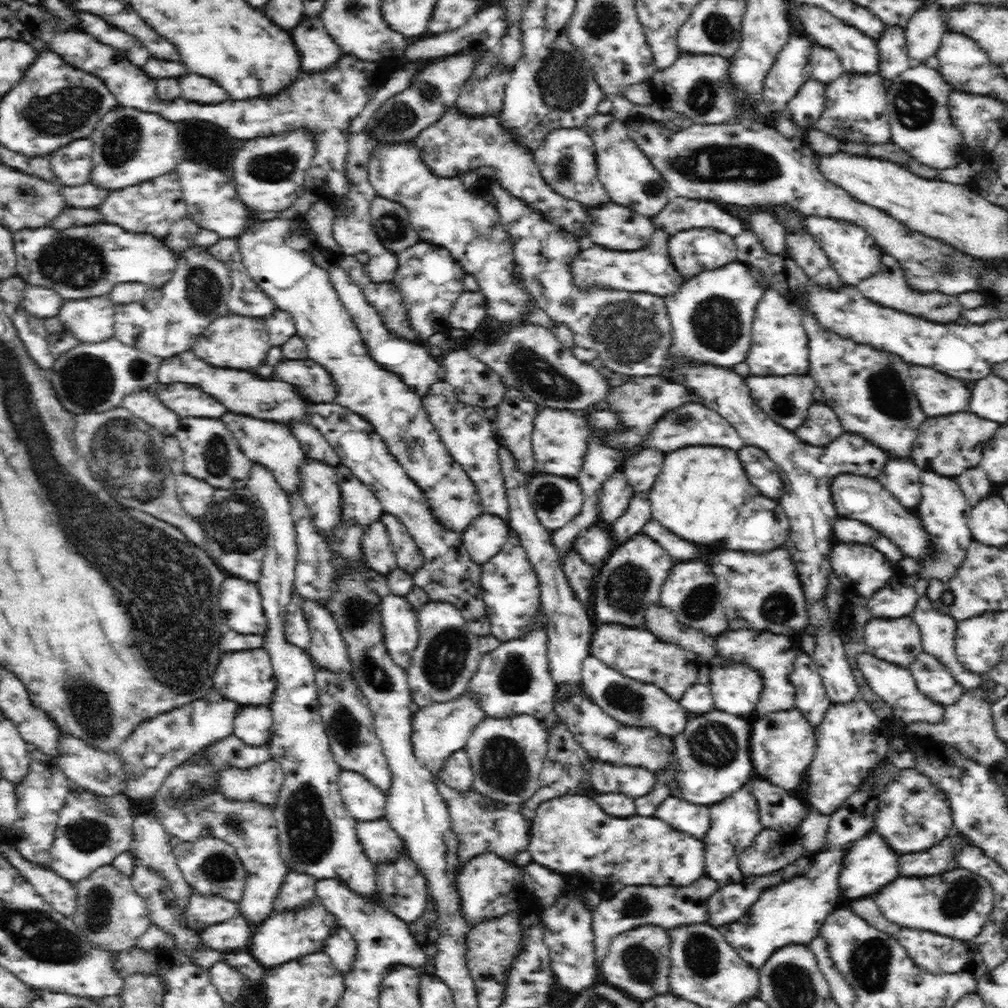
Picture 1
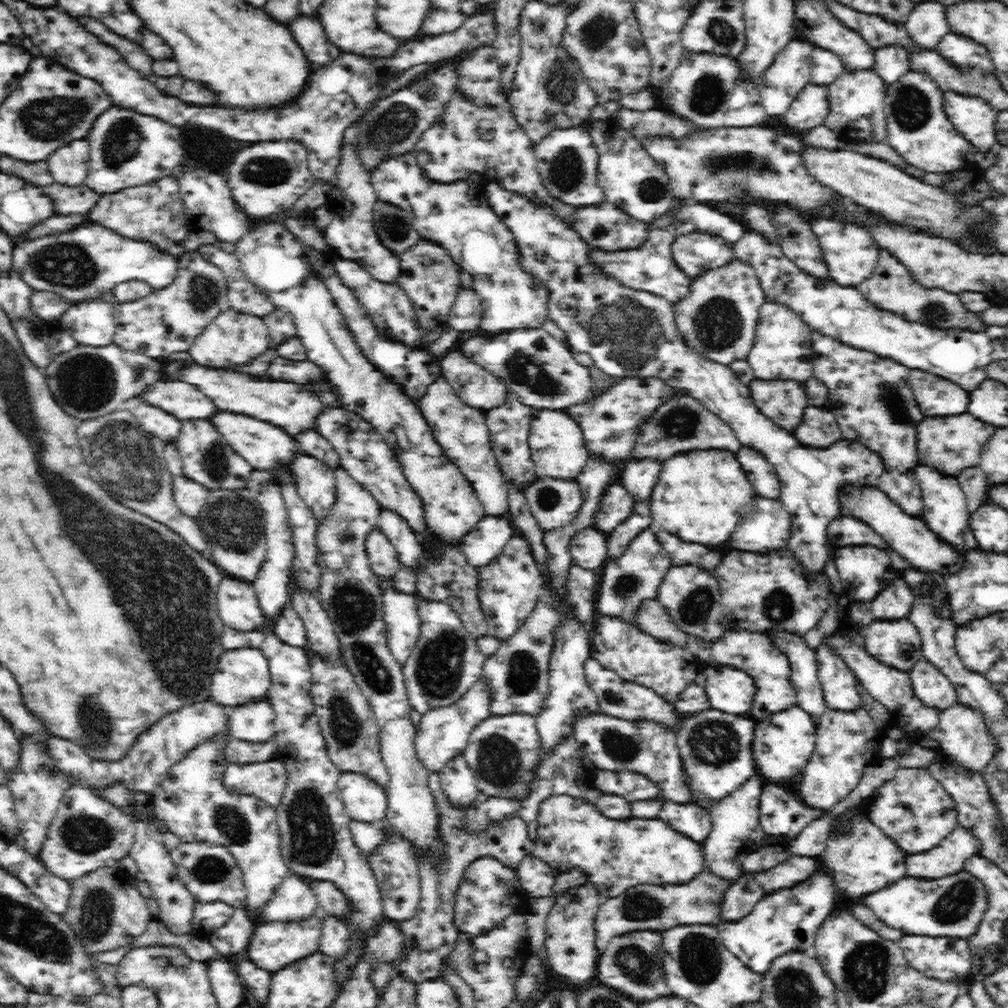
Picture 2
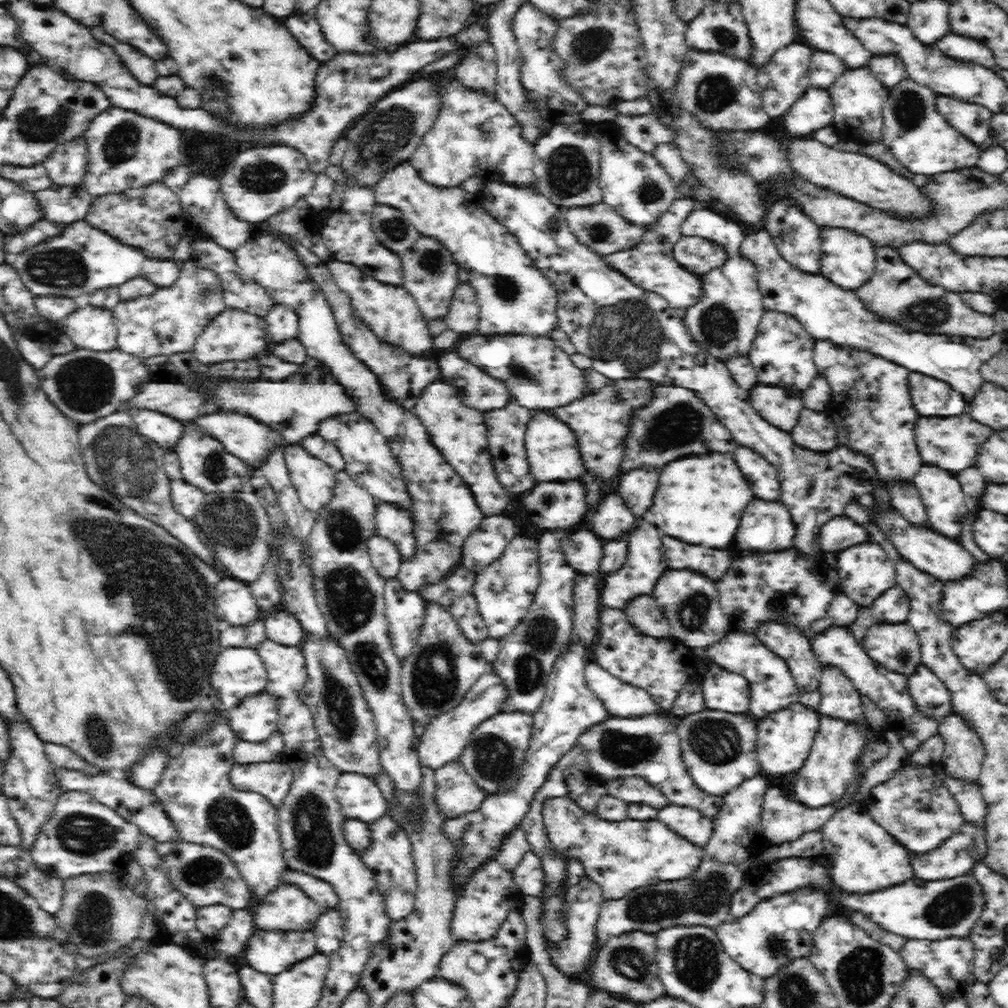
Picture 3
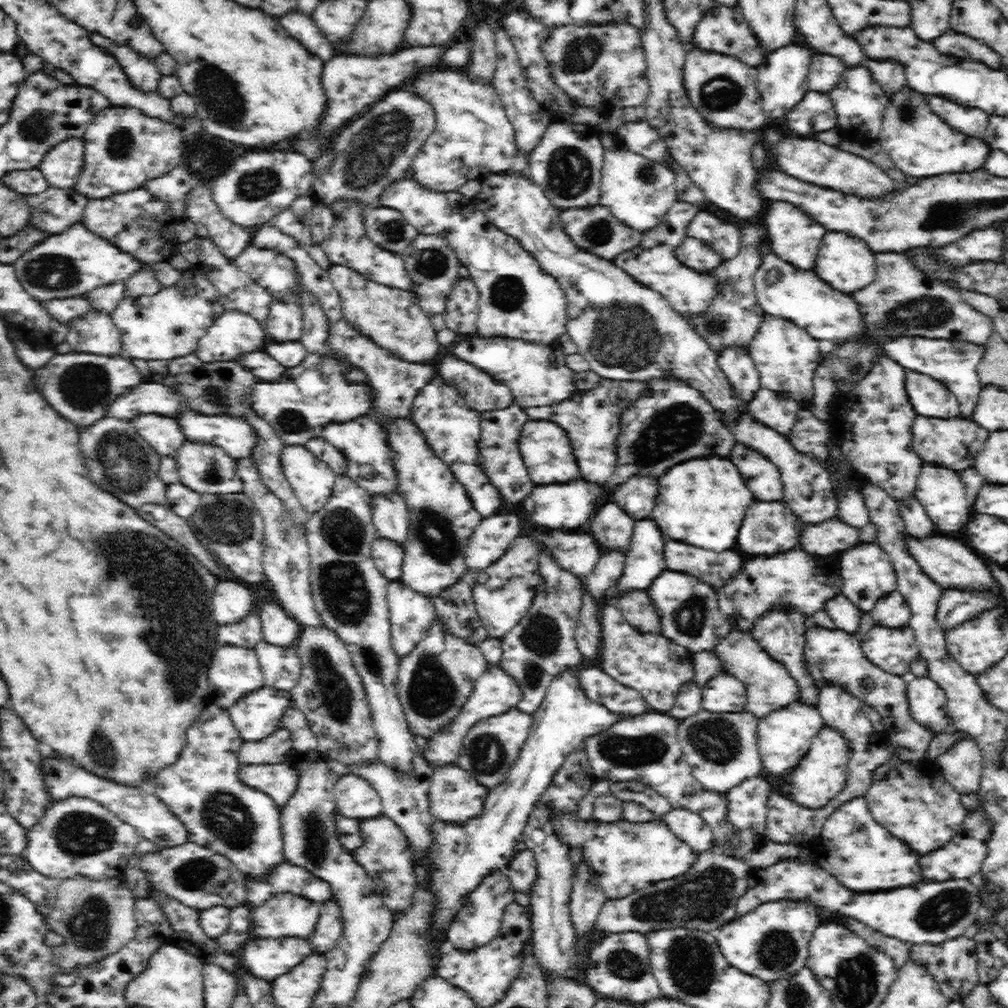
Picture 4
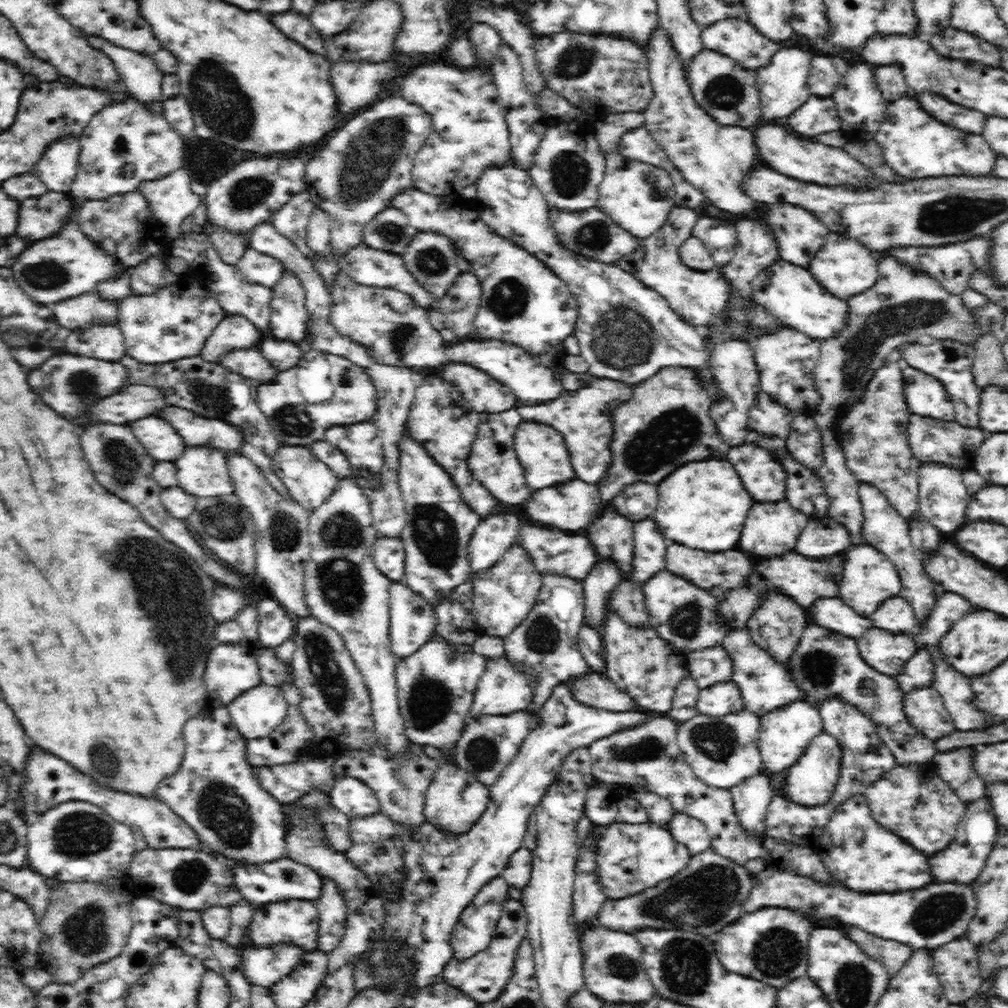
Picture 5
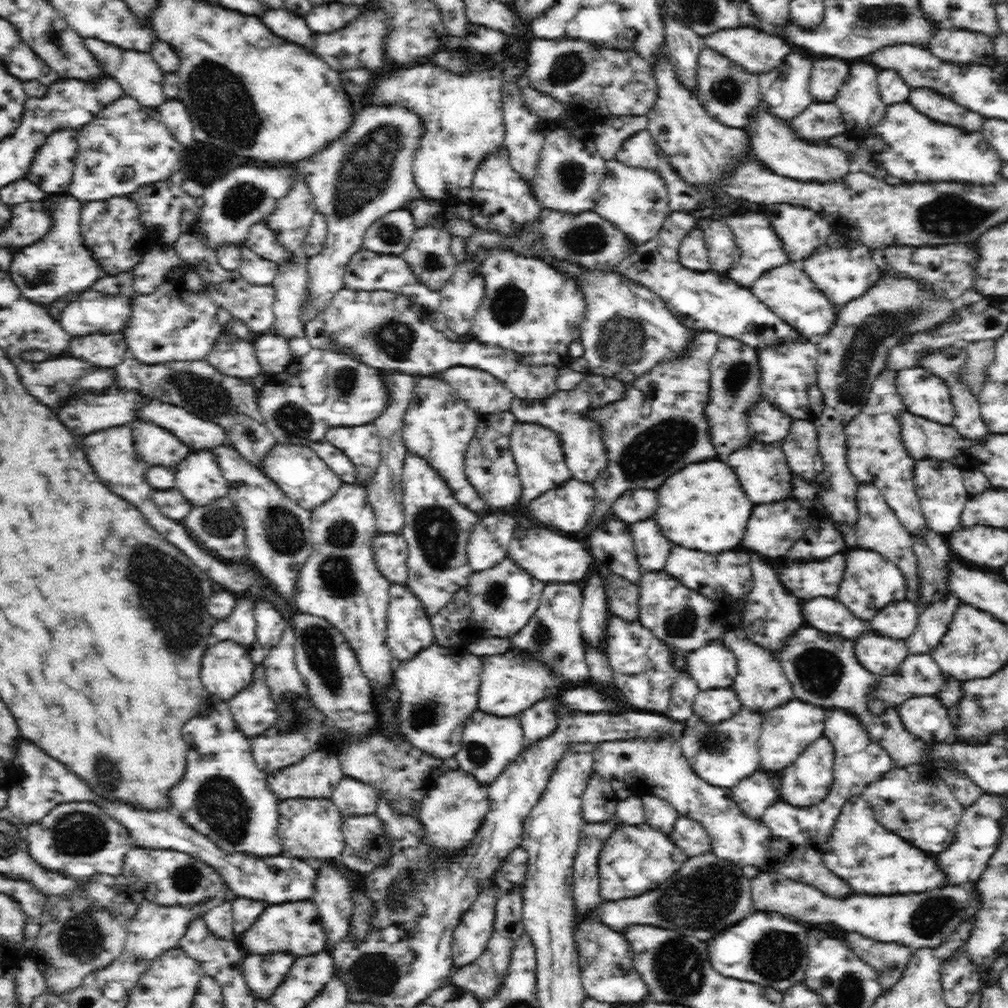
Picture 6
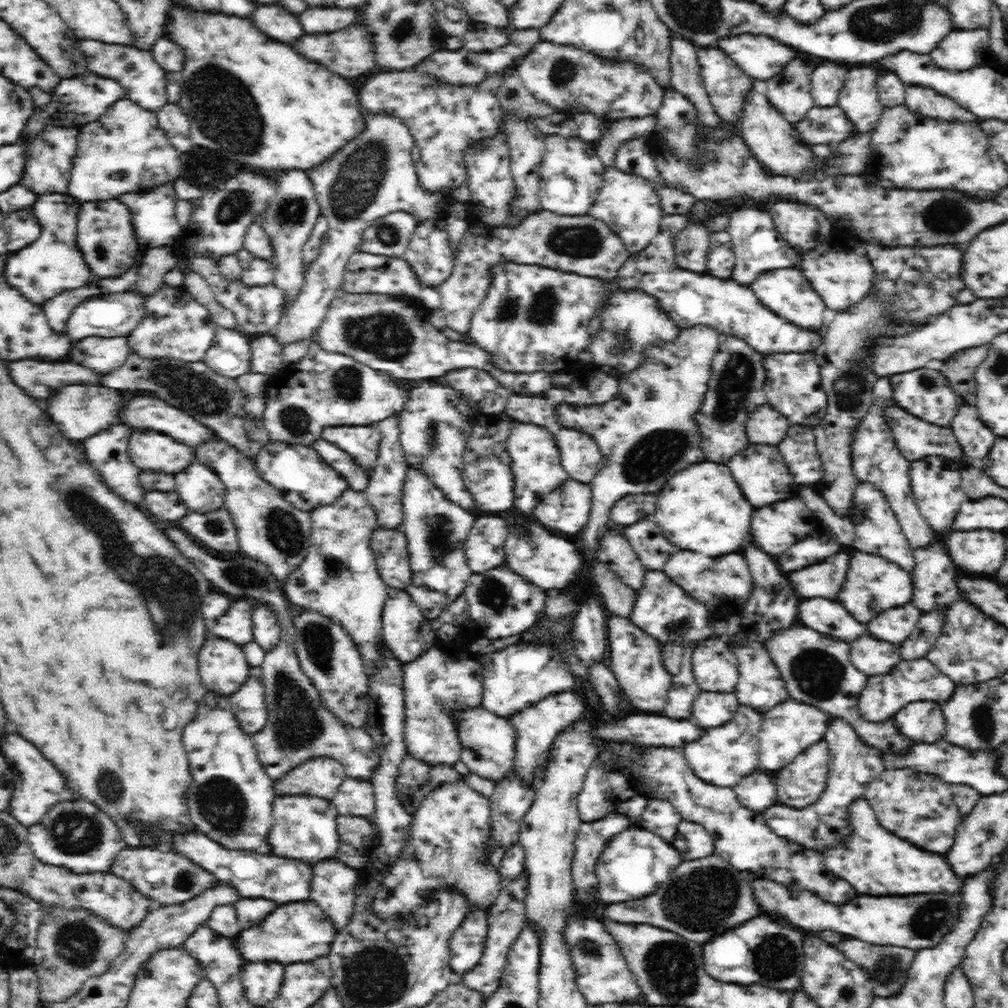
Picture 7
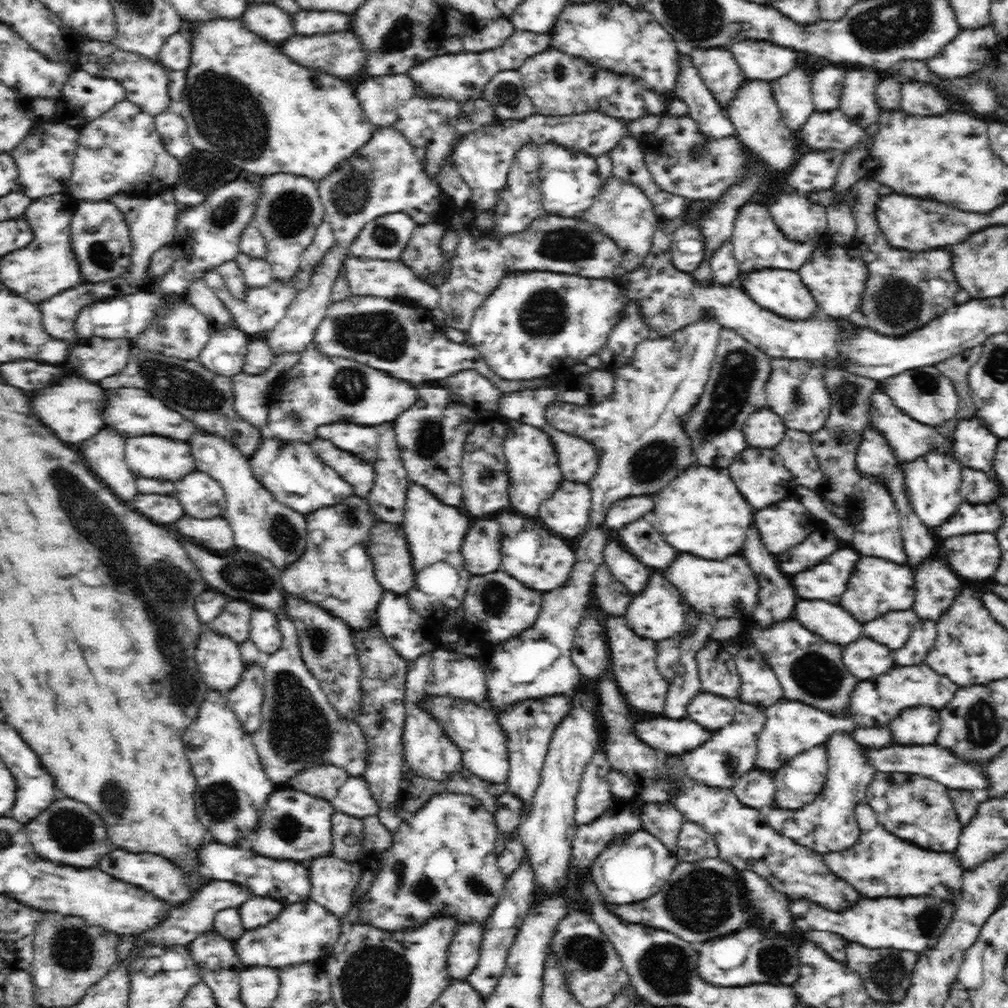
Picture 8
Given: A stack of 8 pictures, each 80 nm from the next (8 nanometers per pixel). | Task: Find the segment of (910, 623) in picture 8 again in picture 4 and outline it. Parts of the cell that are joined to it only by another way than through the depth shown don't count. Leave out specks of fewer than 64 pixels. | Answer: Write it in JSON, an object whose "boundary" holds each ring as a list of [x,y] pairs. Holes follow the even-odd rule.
{"boundary":[[[894,590],[894,592],[880,598],[870,613],[876,624],[888,628],[908,625],[911,616],[906,600],[898,590]]]}

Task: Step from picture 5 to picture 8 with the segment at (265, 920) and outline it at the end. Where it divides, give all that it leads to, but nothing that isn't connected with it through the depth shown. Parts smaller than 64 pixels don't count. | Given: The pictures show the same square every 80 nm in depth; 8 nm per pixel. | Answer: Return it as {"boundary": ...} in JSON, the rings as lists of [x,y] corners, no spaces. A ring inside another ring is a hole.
{"boundary":[[[308,899],[290,903],[266,924],[248,929],[236,940],[236,953],[246,967],[287,967],[326,958],[341,933],[341,920],[320,904]]]}

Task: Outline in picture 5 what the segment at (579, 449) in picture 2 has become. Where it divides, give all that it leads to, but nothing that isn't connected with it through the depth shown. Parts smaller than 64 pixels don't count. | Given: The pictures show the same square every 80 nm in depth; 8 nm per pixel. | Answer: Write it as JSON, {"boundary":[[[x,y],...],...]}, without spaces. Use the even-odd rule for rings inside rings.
{"boundary":[[[523,421],[516,430],[514,446],[516,453],[518,453],[518,459],[524,467],[526,482],[532,492],[536,489],[546,488],[548,485],[576,479],[576,472],[574,472],[574,465],[570,460],[569,448],[566,448],[564,435],[552,425]]]}

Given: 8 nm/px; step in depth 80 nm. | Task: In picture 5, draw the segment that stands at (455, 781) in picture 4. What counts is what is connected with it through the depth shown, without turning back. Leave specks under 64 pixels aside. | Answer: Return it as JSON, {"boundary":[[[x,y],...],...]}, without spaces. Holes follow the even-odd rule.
{"boundary":[[[448,762],[443,763],[432,777],[430,786],[425,794],[424,813],[428,822],[438,825],[444,831],[463,833],[474,824],[484,812],[488,804],[489,790],[475,776]]]}

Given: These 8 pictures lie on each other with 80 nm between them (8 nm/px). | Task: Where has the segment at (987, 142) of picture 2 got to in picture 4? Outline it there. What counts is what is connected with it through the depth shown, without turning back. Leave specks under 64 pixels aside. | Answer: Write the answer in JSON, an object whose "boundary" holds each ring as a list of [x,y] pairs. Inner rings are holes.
{"boundary":[[[928,95],[927,98],[931,110],[951,128],[980,141],[987,136],[988,124],[992,116],[988,112],[980,108],[961,106],[935,95]]]}

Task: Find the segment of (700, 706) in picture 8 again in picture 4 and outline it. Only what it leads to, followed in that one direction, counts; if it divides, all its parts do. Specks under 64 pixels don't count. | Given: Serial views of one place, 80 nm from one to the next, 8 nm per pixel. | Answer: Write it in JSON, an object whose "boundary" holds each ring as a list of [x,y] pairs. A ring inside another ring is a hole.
{"boundary":[[[720,671],[708,682],[704,683],[702,691],[703,710],[708,712],[745,712],[747,688],[744,681],[730,674]]]}

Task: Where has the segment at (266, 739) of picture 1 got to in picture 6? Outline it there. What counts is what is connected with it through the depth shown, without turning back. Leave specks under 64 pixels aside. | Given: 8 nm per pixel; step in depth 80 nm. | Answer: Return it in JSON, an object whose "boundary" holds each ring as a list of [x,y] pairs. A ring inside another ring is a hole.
{"boundary":[[[262,664],[256,666],[252,684],[227,703],[236,726],[248,739],[263,735],[280,719],[279,704],[266,684]]]}

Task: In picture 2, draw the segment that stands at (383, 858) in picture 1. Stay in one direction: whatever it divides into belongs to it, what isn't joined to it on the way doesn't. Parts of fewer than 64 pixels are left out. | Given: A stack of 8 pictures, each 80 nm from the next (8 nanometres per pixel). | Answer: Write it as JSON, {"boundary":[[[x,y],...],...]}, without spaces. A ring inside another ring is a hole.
{"boundary":[[[351,819],[351,831],[356,845],[366,857],[376,855],[384,844],[388,844],[391,832],[386,822],[367,823],[353,819]]]}

